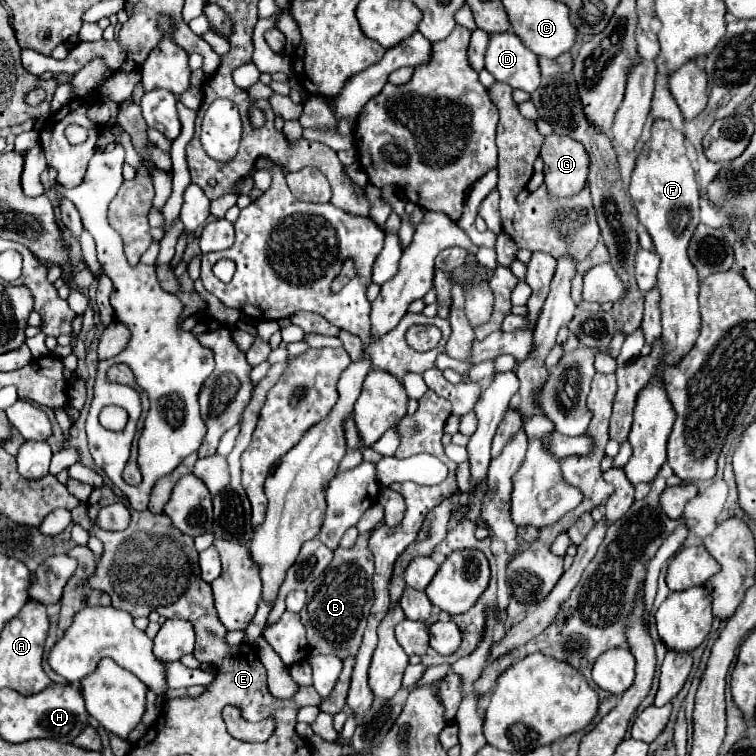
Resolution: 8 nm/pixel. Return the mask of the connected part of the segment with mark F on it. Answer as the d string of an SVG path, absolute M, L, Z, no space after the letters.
M655 119L651 137L641 147L637 157L629 183L629 195L641 225L645 225L653 237L655 251L661 257L661 269L657 275L657 287L661 291L661 337L667 351L665 363L677 363L689 351L689 347L693 347L701 327L697 309L699 281L697 271L687 257L687 245L699 225L699 187L691 161L687 159L685 137L667 119Z

